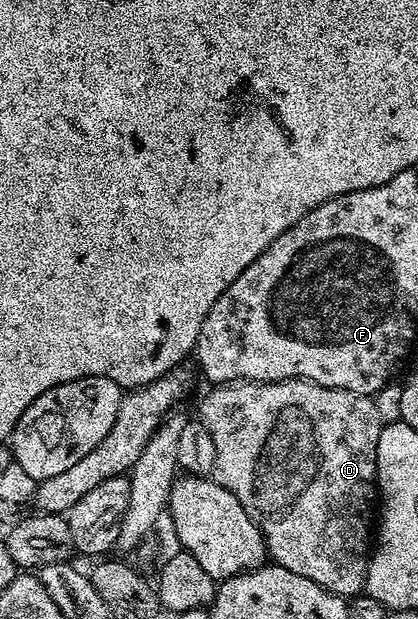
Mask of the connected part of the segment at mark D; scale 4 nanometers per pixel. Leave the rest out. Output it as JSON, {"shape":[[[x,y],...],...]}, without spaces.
{"shape":[[[242,380],[231,384],[217,384],[212,393],[200,404],[198,419],[210,430],[216,447],[216,461],[210,476],[217,484],[222,485],[246,510],[246,514],[258,526],[264,539],[264,547],[271,563],[282,566],[286,570],[294,570],[302,578],[310,578],[310,582],[318,582],[335,596],[355,598],[364,592],[364,583],[368,573],[370,555],[370,529],[374,524],[374,501],[378,496],[376,486],[376,443],[382,427],[382,421],[376,401],[370,396],[359,396],[350,390],[327,388],[309,380],[275,380],[272,384],[262,384],[254,380]]]}

